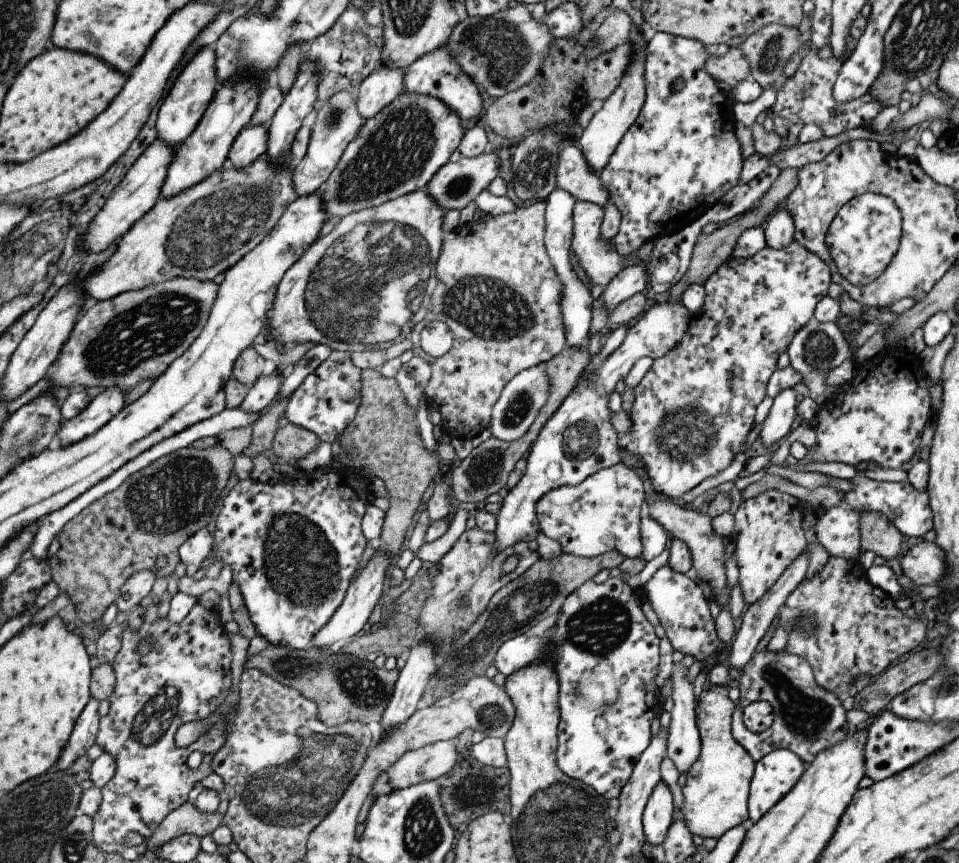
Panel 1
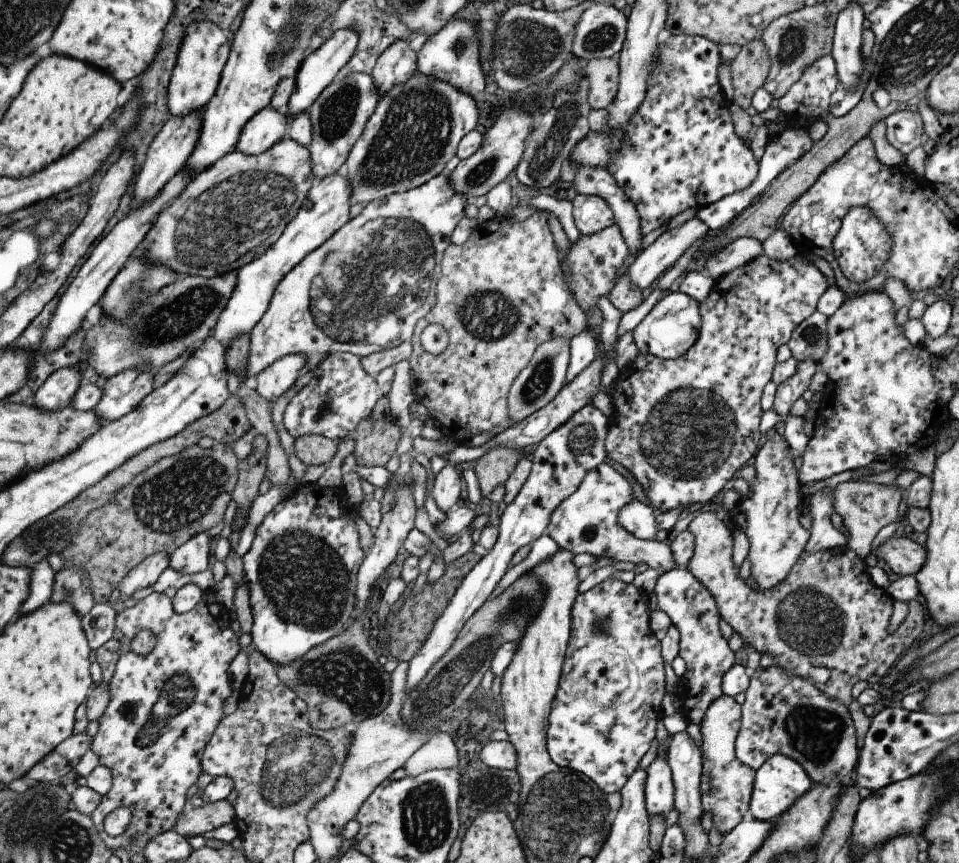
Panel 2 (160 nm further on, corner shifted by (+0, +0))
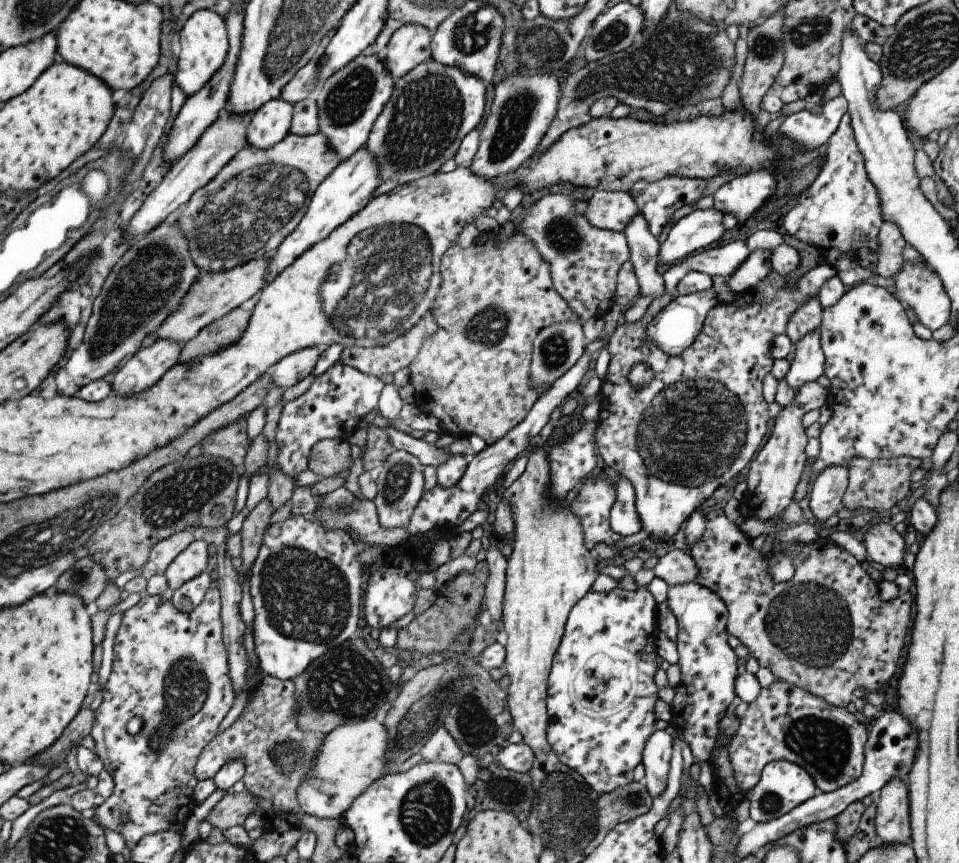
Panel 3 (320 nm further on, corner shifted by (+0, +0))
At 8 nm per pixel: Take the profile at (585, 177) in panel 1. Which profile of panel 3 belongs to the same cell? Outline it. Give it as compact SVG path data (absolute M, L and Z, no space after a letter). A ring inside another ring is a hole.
M640 214L635 215L623 232L638 282L639 296L656 299L664 293L664 280L659 274L658 250L660 242L649 232L646 220Z

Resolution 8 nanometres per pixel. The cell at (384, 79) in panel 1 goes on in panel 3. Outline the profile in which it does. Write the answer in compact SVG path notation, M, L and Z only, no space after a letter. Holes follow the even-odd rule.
M420 24L401 25L389 37L384 65L393 80L431 58L429 31Z

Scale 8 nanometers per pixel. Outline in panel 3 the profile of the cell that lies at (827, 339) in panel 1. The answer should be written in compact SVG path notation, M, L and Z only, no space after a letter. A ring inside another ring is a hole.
M817 295L807 297L789 316L783 334L787 335L792 346L804 335L819 328L822 306Z

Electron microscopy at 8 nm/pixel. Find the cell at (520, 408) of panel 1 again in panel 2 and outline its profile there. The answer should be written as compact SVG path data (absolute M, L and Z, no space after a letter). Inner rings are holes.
M551 338L539 344L529 363L515 376L505 398L507 418L511 420L511 425L525 420L527 416L544 408L564 386L569 361L568 345L569 339L567 338Z

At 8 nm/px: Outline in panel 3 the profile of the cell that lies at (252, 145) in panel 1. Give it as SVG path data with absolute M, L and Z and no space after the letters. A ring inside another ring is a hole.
M281 97L262 104L250 116L250 123L246 130L247 144L260 149L277 144L289 133L292 106L293 104Z

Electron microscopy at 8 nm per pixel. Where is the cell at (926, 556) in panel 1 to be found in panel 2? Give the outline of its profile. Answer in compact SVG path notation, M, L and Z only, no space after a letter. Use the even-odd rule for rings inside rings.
M901 536L890 537L872 554L875 558L883 560L892 573L899 577L914 576L925 562L925 548Z

